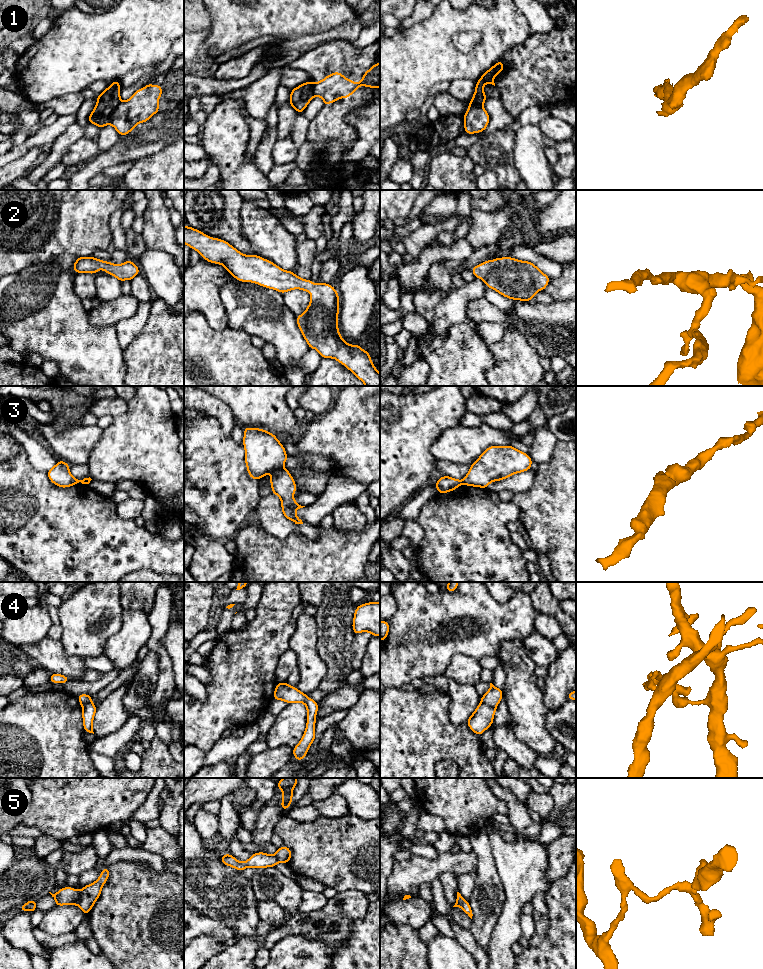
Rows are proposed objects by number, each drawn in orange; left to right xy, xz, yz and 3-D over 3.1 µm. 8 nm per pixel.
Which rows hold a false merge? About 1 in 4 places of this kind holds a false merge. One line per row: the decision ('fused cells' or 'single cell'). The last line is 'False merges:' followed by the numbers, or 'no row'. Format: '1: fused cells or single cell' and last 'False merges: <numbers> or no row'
1: fused cells
2: single cell
3: fused cells
4: fused cells
5: fused cells
False merges: 1, 3, 4, 5

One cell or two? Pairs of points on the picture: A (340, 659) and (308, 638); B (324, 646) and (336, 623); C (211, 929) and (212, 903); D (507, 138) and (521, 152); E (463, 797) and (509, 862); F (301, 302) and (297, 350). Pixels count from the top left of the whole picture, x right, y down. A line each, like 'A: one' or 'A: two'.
A: two
B: one
C: two
D: two
E: two
F: two

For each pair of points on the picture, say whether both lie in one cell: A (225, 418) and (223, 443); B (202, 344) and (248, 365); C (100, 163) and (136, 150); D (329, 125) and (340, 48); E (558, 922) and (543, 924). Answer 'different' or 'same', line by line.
A: different
B: same
C: same
D: same
E: different

